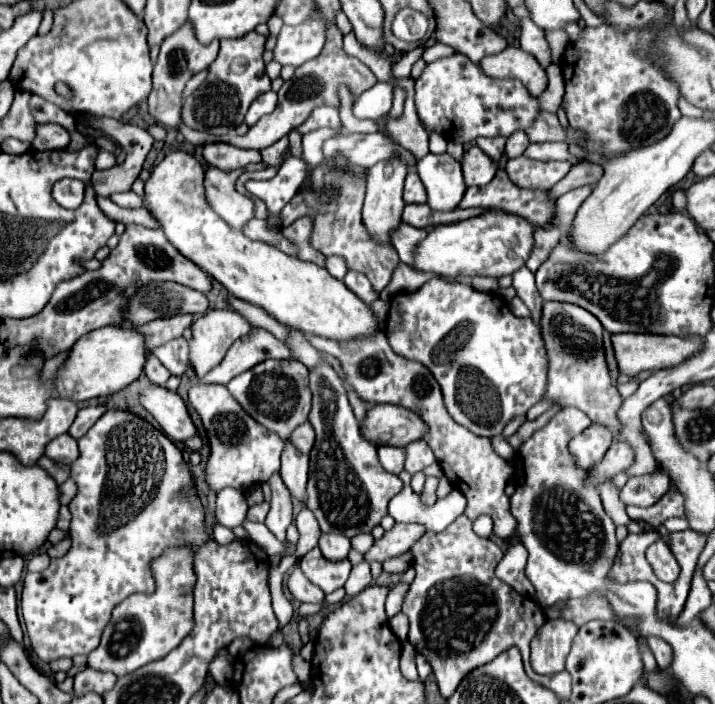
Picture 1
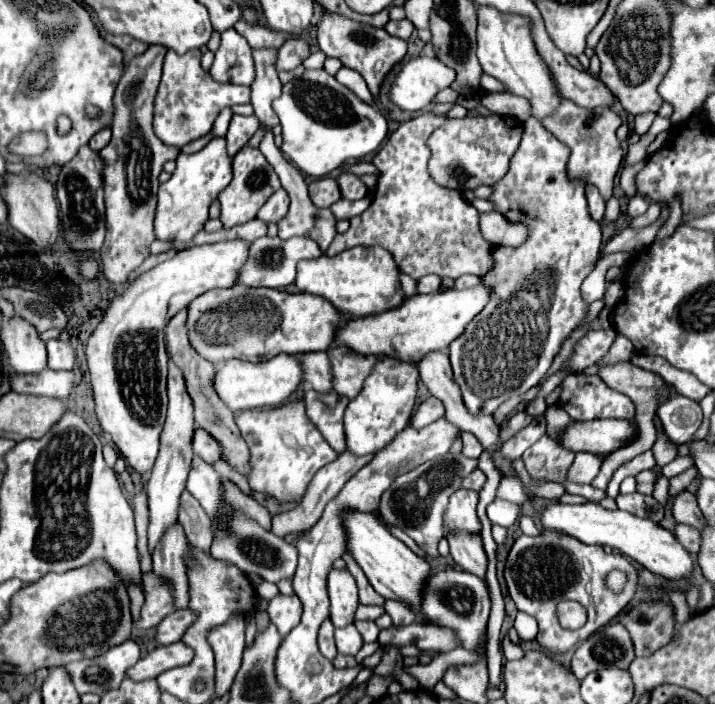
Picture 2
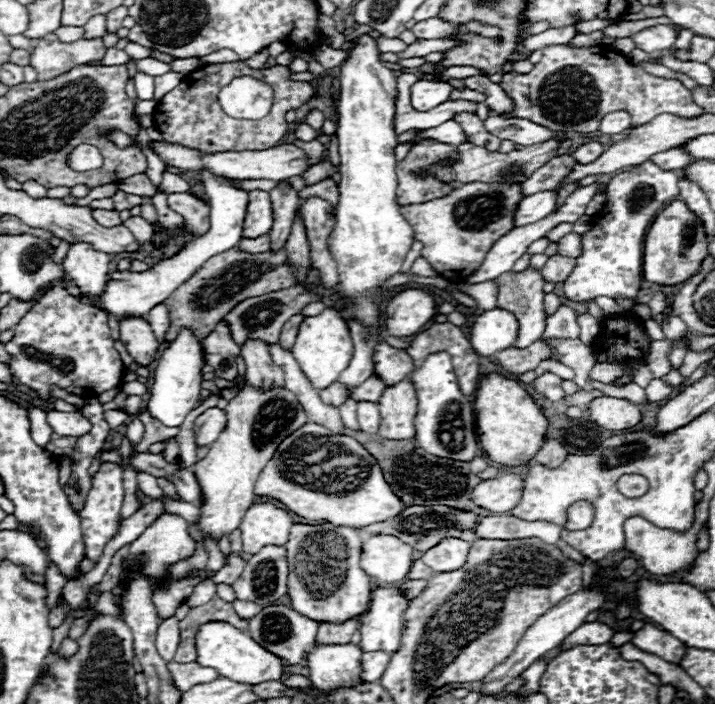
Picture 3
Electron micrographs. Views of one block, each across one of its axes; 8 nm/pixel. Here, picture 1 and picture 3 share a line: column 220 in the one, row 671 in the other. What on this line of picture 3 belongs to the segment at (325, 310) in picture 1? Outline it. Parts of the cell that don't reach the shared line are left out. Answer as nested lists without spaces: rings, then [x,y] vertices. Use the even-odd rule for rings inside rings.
[[[208,622],[202,626],[200,634],[196,634],[196,646],[198,646],[198,664],[216,668],[222,678],[246,682],[246,684],[262,684],[270,680],[280,680],[284,676],[284,664],[282,660],[256,644],[246,632],[234,628],[228,622]]]

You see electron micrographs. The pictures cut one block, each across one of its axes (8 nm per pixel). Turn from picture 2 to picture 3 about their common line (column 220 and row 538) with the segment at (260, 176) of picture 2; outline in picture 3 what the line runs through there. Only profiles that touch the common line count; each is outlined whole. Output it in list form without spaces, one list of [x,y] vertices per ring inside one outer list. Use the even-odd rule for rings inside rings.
[[[244,384],[244,388],[236,394],[236,398],[228,402],[226,418],[228,422],[224,432],[220,432],[220,436],[210,444],[208,454],[192,466],[192,472],[200,484],[204,498],[204,502],[200,504],[198,522],[192,522],[188,528],[190,536],[196,542],[196,550],[190,558],[180,560],[168,568],[168,580],[182,580],[190,572],[206,568],[208,550],[204,546],[204,534],[210,534],[212,538],[220,540],[224,534],[230,534],[240,526],[246,508],[254,502],[254,482],[258,474],[272,458],[278,444],[286,436],[290,436],[290,432],[294,432],[296,428],[308,422],[302,404],[286,388],[260,394],[256,392],[256,388],[248,384]]]

